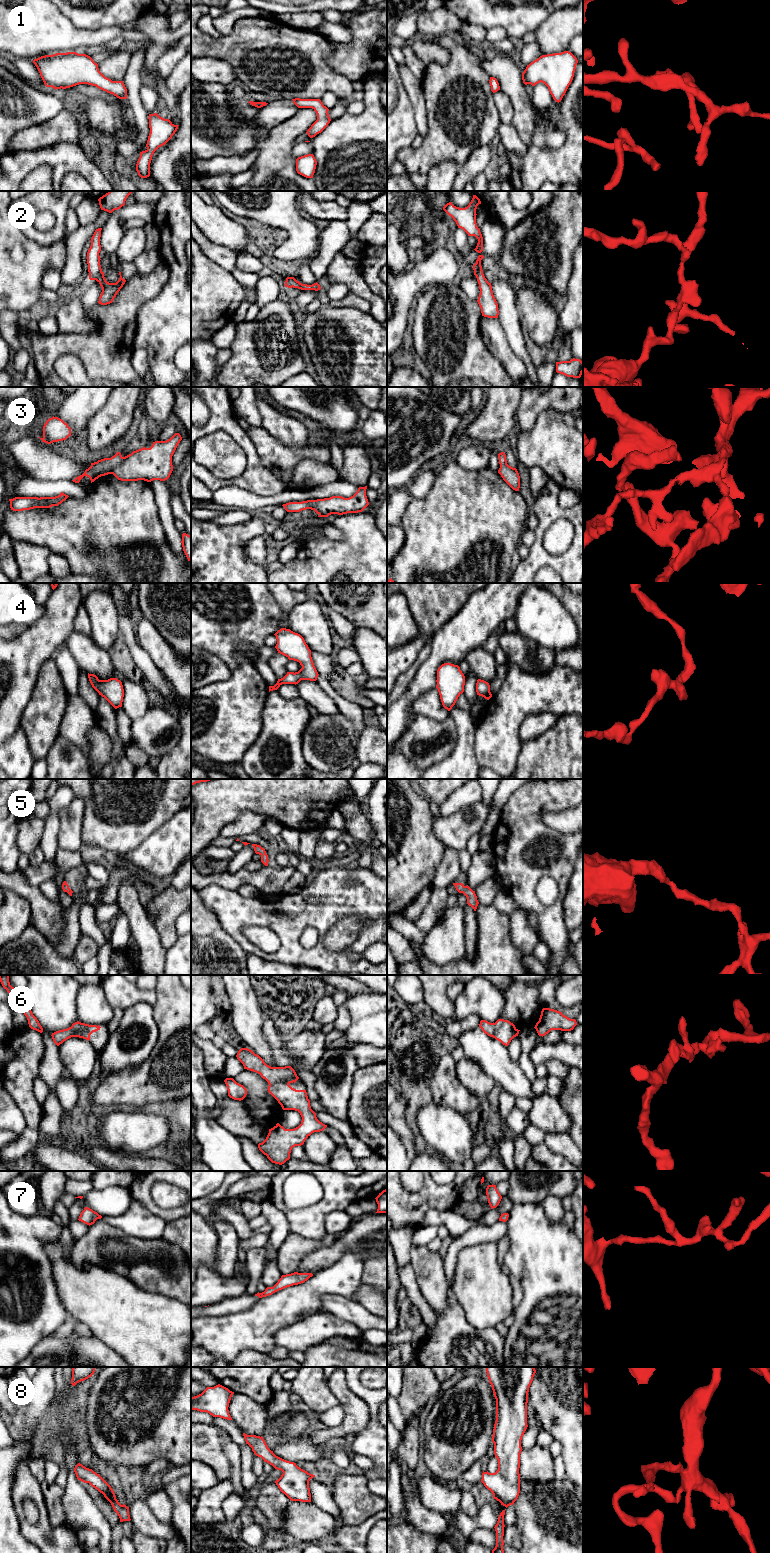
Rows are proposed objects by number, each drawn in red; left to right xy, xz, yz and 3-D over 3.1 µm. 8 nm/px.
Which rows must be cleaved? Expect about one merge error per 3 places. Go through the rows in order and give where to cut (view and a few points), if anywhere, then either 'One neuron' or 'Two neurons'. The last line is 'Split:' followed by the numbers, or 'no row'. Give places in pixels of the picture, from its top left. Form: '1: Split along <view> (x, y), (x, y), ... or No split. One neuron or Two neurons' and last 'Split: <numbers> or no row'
1: No split. One neuron
2: No split. One neuron
3: Split along xy (126, 456), (125, 460), (111, 473). Two neurons
4: No split. One neuron
5: No split. One neuron
6: No split. One neuron
7: No split. One neuron
8: No split. One neuron
Split: 3

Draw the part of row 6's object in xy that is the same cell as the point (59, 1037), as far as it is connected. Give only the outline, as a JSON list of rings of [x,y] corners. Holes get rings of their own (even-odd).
[[[79,1021],[75,1022],[72,1024],[71,1027],[67,1028],[67,1029],[63,1029],[63,1030],[59,1030],[56,1031],[54,1033],[52,1033],[52,1039],[54,1041],[54,1043],[59,1046],[60,1044],[62,1044],[64,1041],[66,1041],[67,1039],[71,1038],[71,1037],[79,1037],[79,1038],[83,1038],[86,1040],[90,1040],[90,1035],[93,1032],[96,1032],[98,1030],[100,1030],[100,1026],[98,1025],[89,1025],[89,1024],[85,1024],[85,1023],[81,1023]]]

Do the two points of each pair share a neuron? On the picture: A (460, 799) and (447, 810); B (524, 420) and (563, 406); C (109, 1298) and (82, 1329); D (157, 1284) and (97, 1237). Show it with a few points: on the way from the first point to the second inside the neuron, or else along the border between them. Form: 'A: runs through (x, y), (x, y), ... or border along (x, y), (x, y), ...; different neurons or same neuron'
A: runs through (457, 800), (450, 807); same neuron
B: runs through (534, 410), (540, 404), (553, 404); same neuron
C: border along (80, 1322), (84, 1323), (94, 1335); different neurons
D: runs through (142, 1269), (128, 1255), (112, 1249); same neuron

